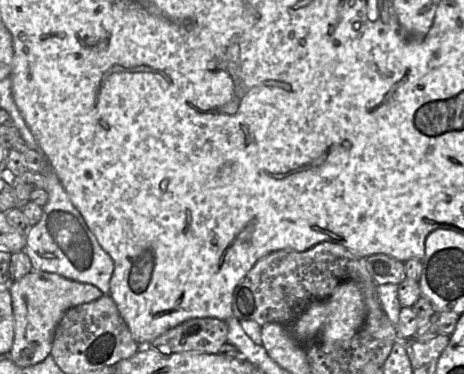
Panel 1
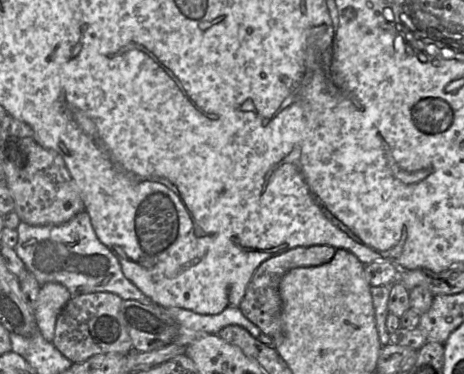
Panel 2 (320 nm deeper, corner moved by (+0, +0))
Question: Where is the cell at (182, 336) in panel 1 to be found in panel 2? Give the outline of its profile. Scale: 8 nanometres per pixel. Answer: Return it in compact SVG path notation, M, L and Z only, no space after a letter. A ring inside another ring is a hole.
M122 299L120 314L132 340L132 350L148 352L172 344L177 338L177 321L157 304Z

